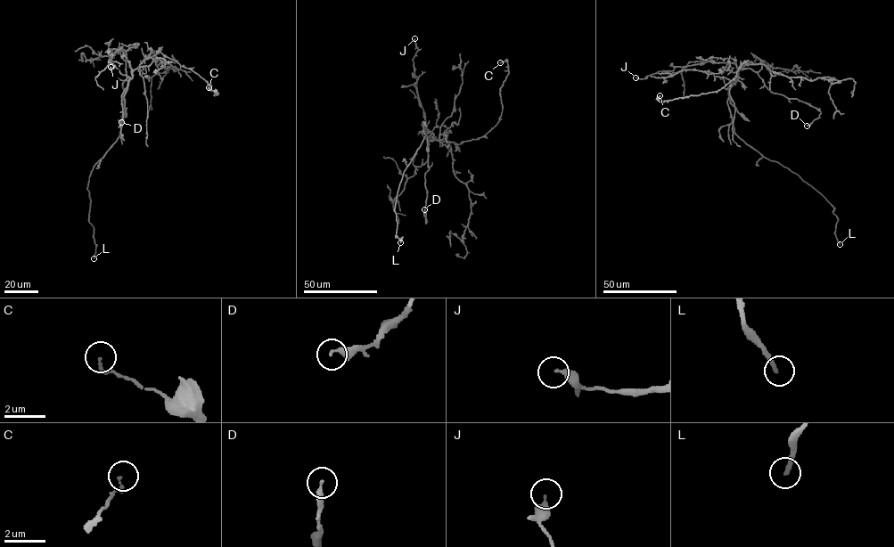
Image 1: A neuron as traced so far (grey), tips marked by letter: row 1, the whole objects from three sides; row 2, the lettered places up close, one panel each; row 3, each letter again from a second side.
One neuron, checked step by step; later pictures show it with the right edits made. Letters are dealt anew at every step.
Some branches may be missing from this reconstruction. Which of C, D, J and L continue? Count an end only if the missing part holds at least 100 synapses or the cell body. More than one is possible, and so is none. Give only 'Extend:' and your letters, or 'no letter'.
Extend: L

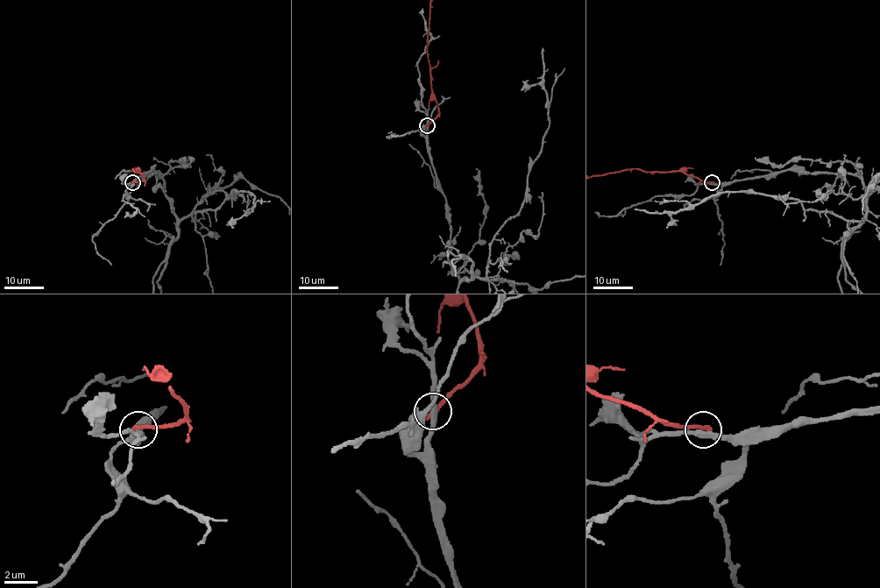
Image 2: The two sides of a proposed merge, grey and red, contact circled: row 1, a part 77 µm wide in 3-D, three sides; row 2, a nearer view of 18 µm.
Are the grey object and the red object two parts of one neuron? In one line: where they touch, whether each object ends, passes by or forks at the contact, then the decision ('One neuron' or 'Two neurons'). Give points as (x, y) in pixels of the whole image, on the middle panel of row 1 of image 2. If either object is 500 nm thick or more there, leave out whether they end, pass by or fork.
Place: (427, 125). At the ring grey passes by. At the ring red ends. Two neurons

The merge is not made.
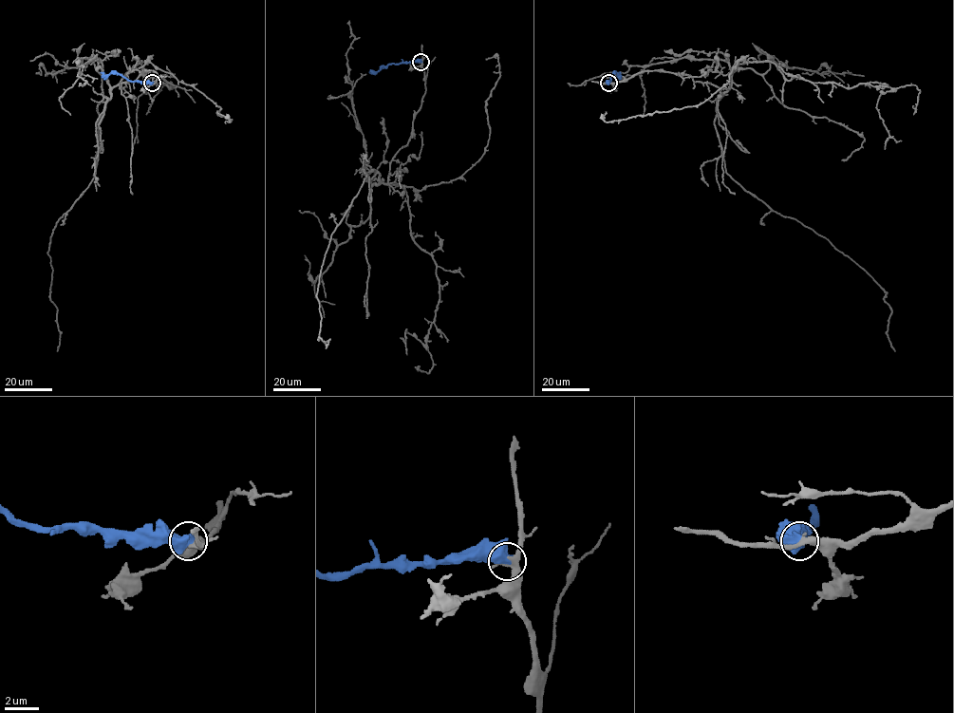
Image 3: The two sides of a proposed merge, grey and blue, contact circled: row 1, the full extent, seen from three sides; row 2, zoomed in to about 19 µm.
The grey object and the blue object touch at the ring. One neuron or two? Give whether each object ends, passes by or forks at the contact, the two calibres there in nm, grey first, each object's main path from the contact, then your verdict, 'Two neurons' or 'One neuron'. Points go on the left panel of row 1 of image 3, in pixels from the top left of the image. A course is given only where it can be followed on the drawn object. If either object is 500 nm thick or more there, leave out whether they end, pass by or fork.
Thickness 300 nm (grey) against 650 nm. Course of grey: (152, 84), (157, 73), (147, 70), (111, 89), (96, 122), (95, 176), (51, 234), (57, 350). Course of blue: (152, 83), (127, 80), (119, 74), (103, 75), (100, 72). Two neurons

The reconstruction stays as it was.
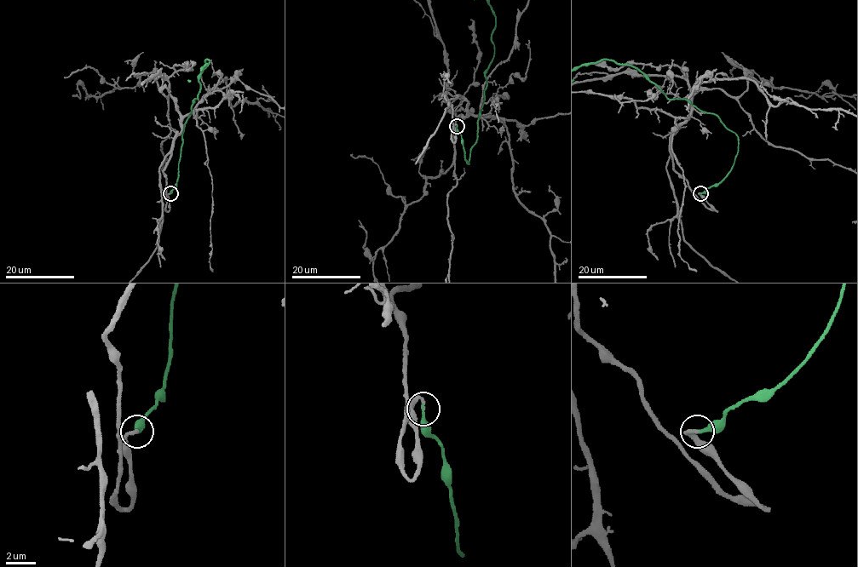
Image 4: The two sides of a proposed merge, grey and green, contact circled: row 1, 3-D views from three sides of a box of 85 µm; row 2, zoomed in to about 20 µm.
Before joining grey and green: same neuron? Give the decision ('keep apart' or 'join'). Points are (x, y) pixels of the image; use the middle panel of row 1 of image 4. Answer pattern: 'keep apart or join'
join

